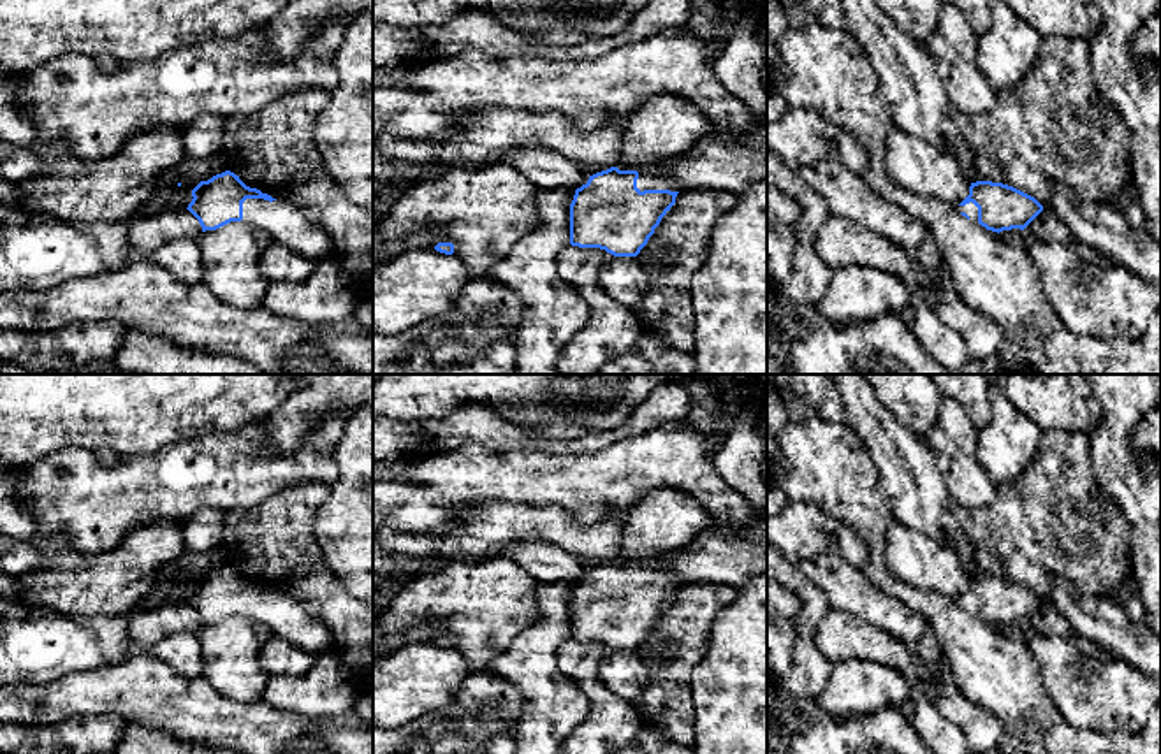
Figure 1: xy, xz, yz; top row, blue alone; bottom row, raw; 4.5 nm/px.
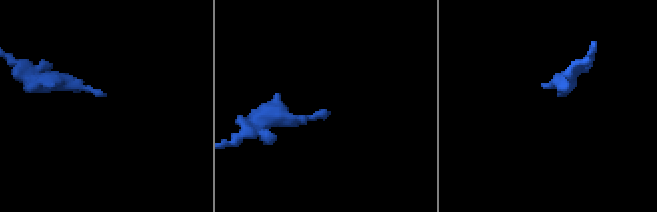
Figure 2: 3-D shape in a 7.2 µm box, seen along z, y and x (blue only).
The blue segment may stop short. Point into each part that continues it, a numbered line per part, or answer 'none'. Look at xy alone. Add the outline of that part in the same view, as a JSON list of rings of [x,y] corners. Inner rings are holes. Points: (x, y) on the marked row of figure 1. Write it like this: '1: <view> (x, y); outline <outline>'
1: xy (280, 222); outline [[[246,199],[243,221],[313,262],[336,251],[324,227],[281,200]]]

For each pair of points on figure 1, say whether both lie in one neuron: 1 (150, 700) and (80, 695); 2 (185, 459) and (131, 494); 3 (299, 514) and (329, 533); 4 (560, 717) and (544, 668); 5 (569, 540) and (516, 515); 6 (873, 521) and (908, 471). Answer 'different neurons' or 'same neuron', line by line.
1: same neuron
2: same neuron
3: different neurons
4: same neuron
5: same neuron
6: different neurons

